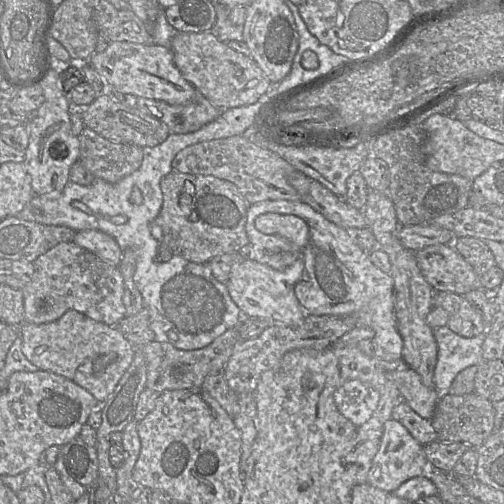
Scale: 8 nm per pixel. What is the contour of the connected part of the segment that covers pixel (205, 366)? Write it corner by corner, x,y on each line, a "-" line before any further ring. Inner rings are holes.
239,325
228,329
208,346
196,350
180,350
167,342
151,341
142,347
147,361
146,388
157,393
167,390
191,389
202,387
208,375
225,371
225,366
240,340

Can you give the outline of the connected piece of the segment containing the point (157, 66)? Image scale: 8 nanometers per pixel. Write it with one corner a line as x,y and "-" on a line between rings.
126,41
109,43
105,51
90,57
92,67
117,91
137,98
183,105
195,96
195,88
181,74
174,63
171,48
155,44
137,44

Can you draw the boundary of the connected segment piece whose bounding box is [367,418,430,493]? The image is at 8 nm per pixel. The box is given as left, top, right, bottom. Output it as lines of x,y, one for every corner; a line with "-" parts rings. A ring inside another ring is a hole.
390,418
385,422
379,449
373,458
372,466
367,475
367,483
392,493
405,481
424,475
429,466
424,446
400,422

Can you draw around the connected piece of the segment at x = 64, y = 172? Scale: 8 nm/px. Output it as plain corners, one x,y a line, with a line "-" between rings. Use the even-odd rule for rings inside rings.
48,67
40,83
44,102
36,111
36,116
28,124
29,142
23,166
31,177
31,186
35,195
44,195
53,191
62,191
69,182
71,166
79,161
80,141
72,132
69,114
69,100
66,98
61,82
61,74

